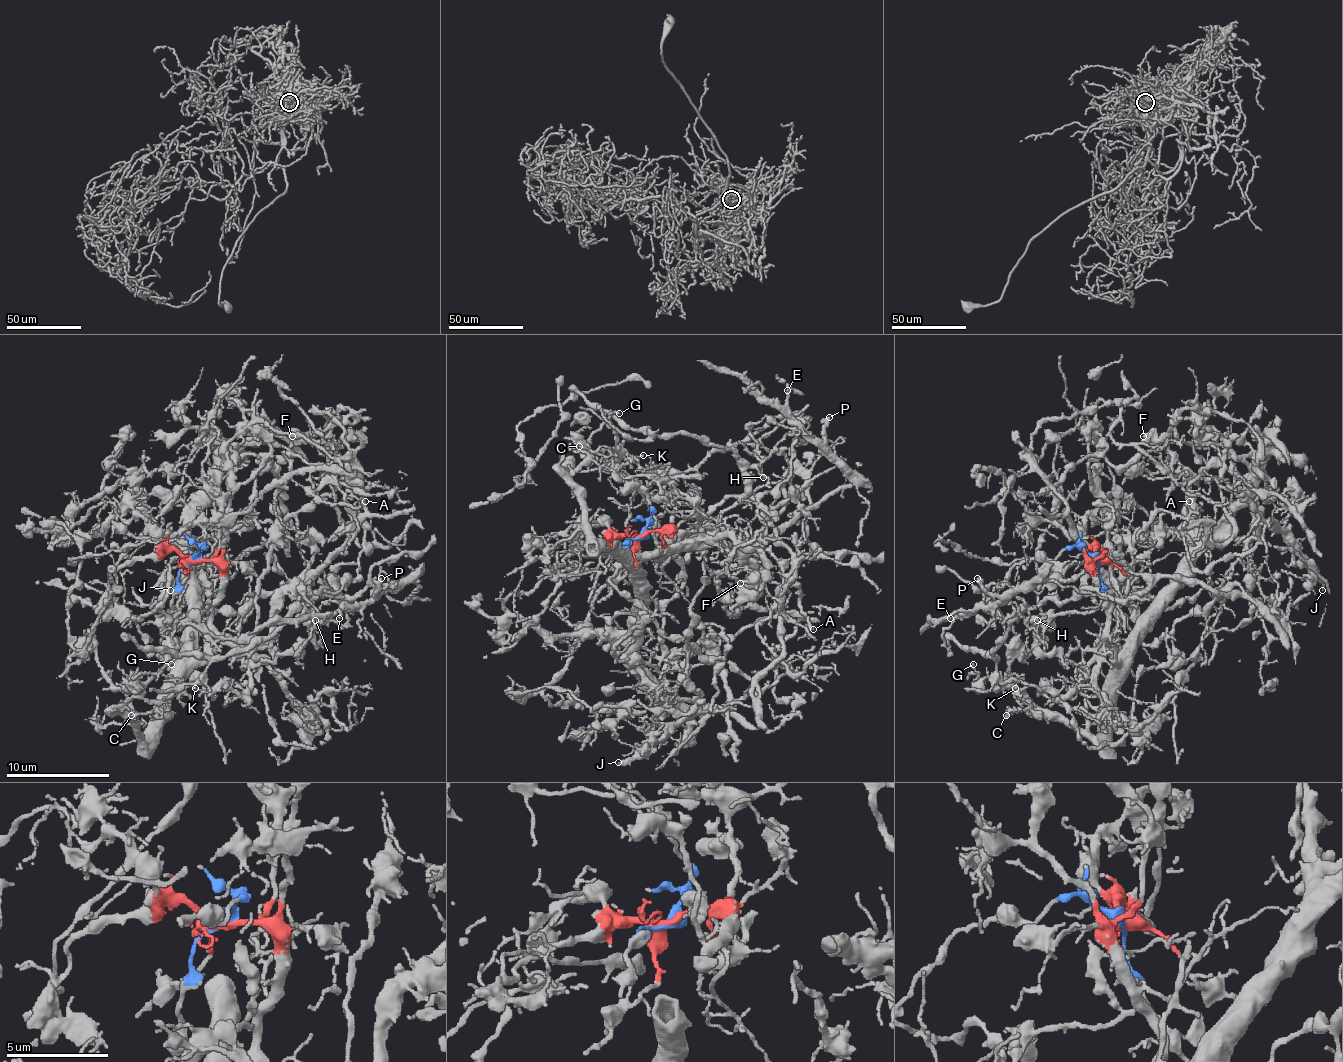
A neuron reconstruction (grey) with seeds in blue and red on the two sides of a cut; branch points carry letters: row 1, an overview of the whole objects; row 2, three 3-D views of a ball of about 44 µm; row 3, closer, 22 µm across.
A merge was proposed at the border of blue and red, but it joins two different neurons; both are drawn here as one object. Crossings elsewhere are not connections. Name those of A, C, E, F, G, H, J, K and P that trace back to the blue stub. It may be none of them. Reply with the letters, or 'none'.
E, H, P

